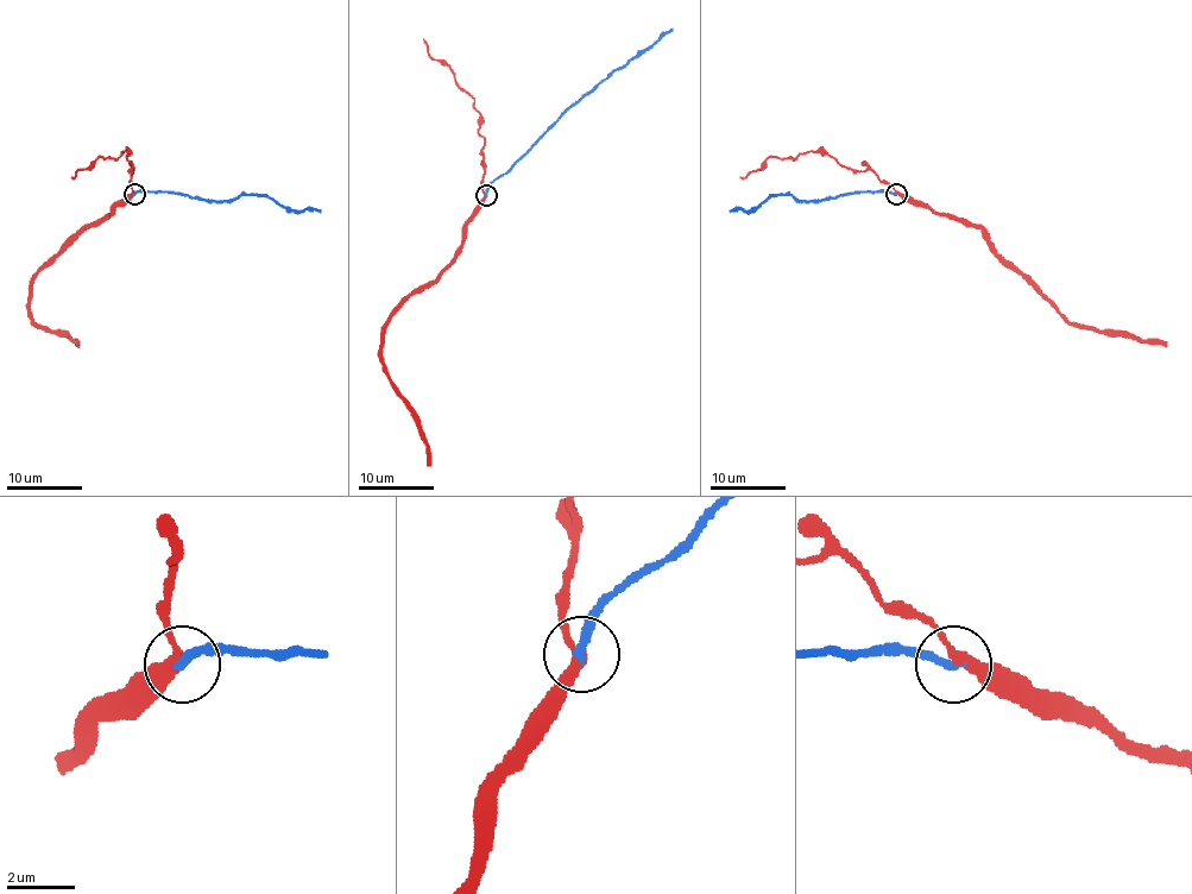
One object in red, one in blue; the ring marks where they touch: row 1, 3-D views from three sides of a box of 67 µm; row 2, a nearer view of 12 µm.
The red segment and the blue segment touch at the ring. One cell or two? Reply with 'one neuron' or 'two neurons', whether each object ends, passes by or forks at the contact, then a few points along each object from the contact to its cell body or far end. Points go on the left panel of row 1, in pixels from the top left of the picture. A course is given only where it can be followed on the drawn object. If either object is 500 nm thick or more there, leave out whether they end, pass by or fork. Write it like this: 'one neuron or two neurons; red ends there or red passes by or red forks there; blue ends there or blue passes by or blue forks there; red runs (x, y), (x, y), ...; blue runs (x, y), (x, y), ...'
two neurons; red passes by; blue ends there; red runs (133, 195), (90, 225), (37, 275), (31, 285), (29, 316), (41, 328), (63, 332), (79, 347); blue runs (133, 195), (183, 193), (215, 200), (263, 195), (294, 209), (320, 212)

